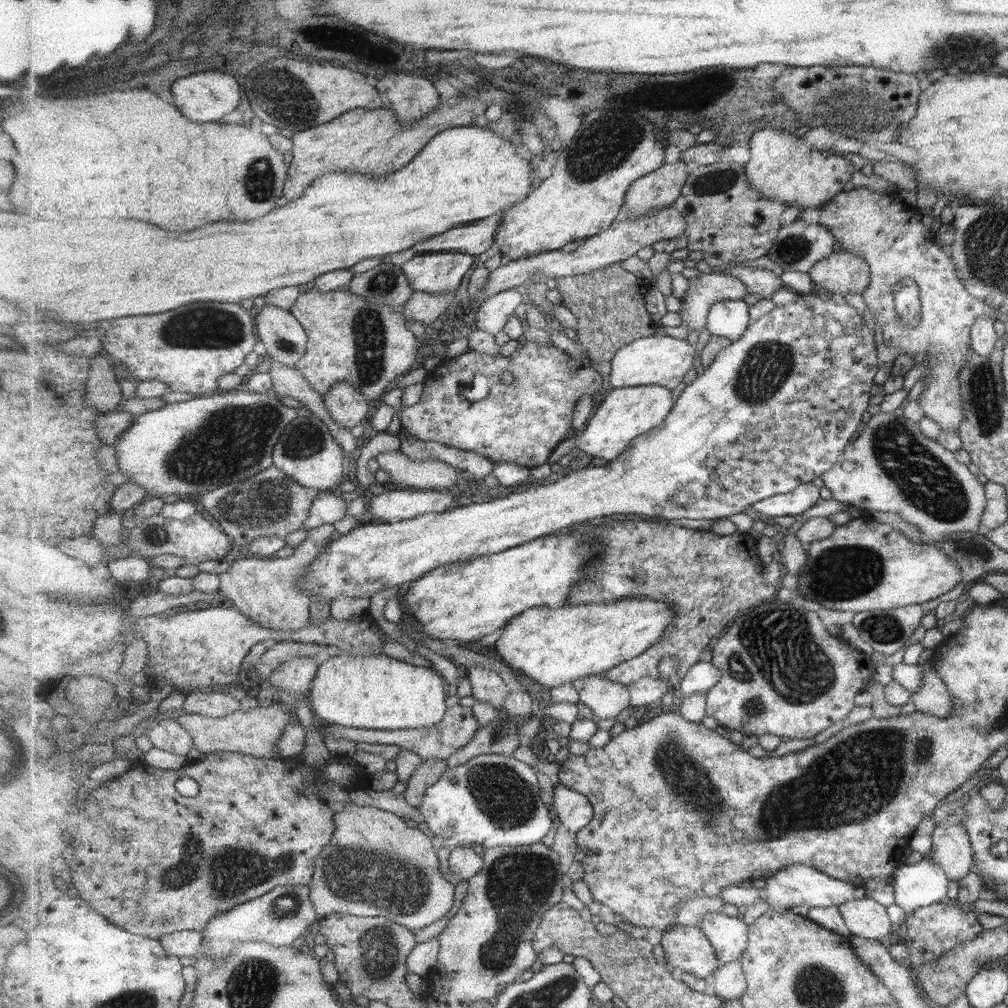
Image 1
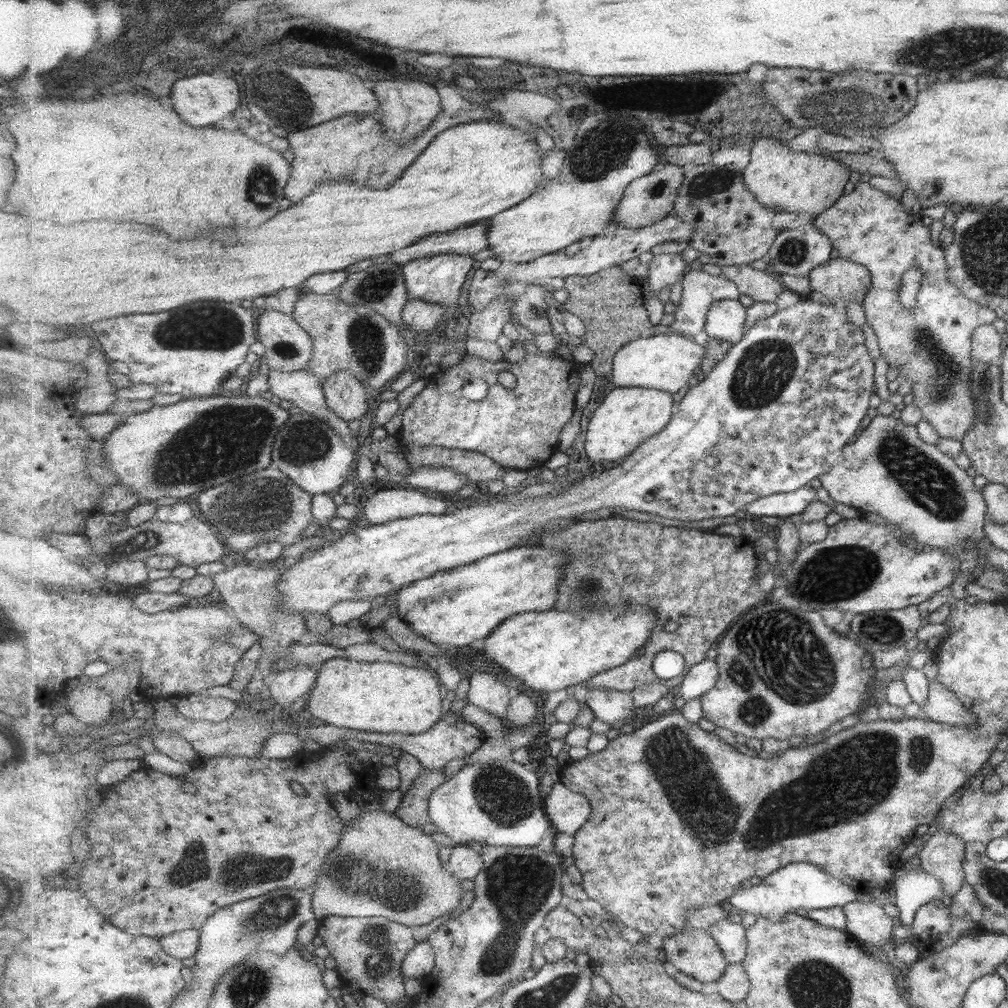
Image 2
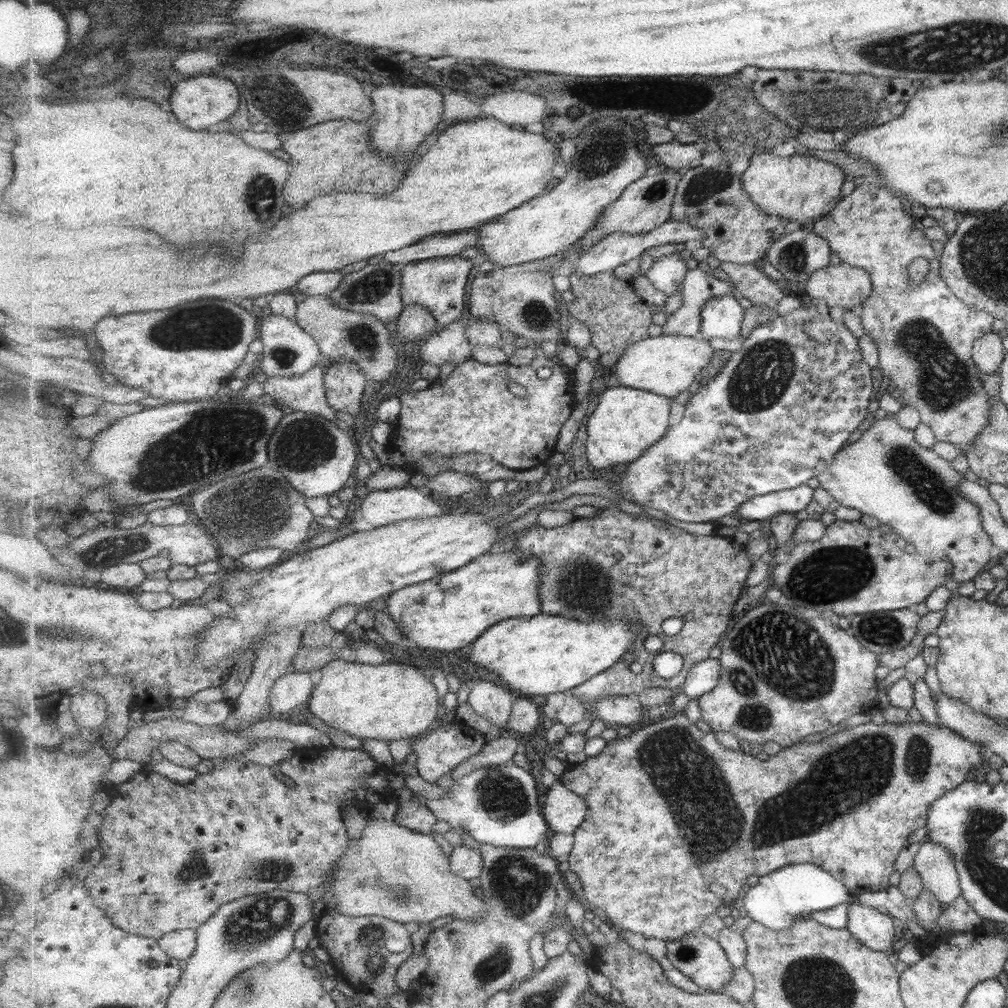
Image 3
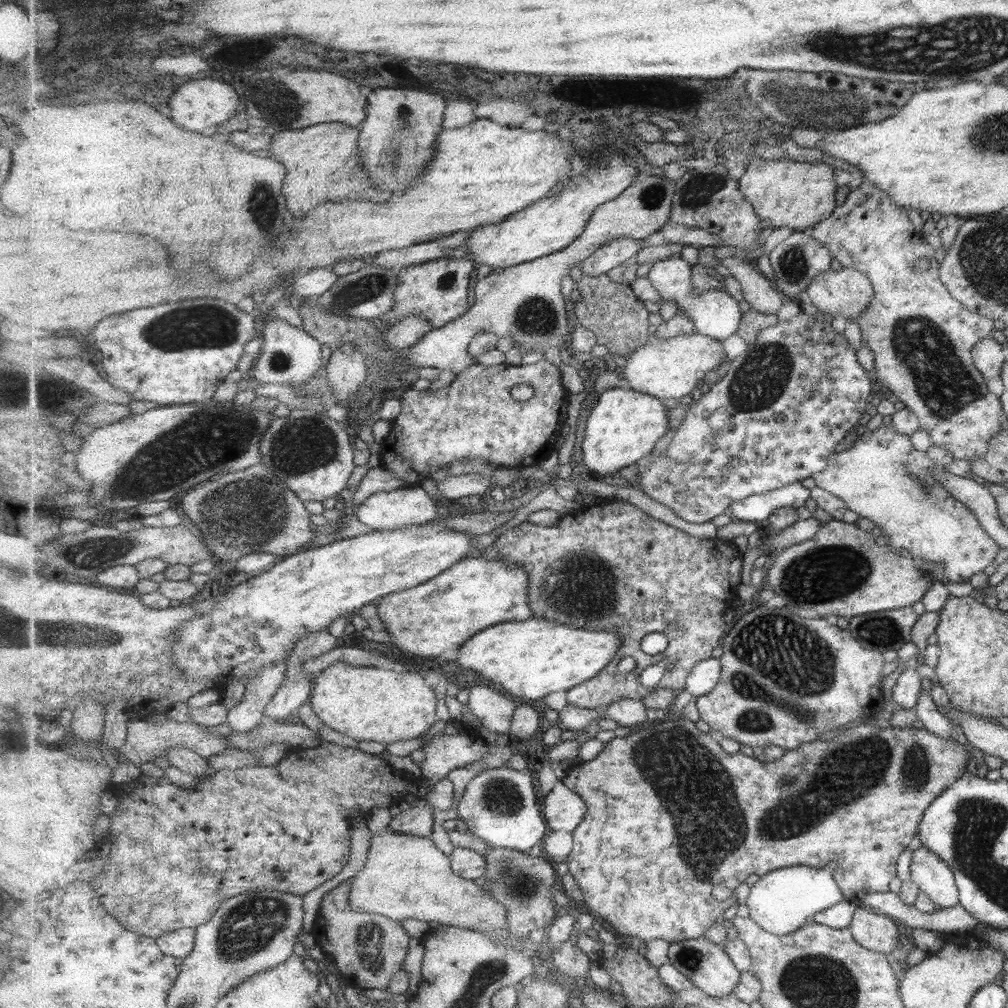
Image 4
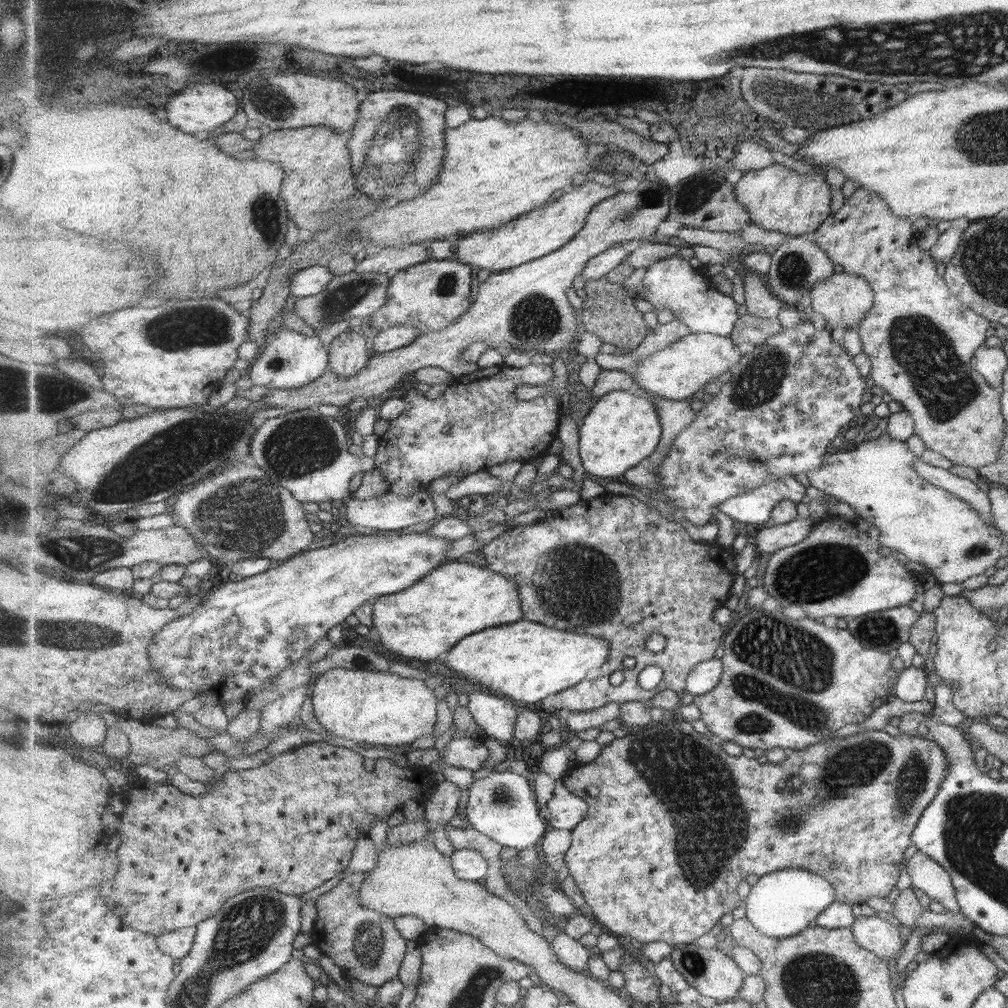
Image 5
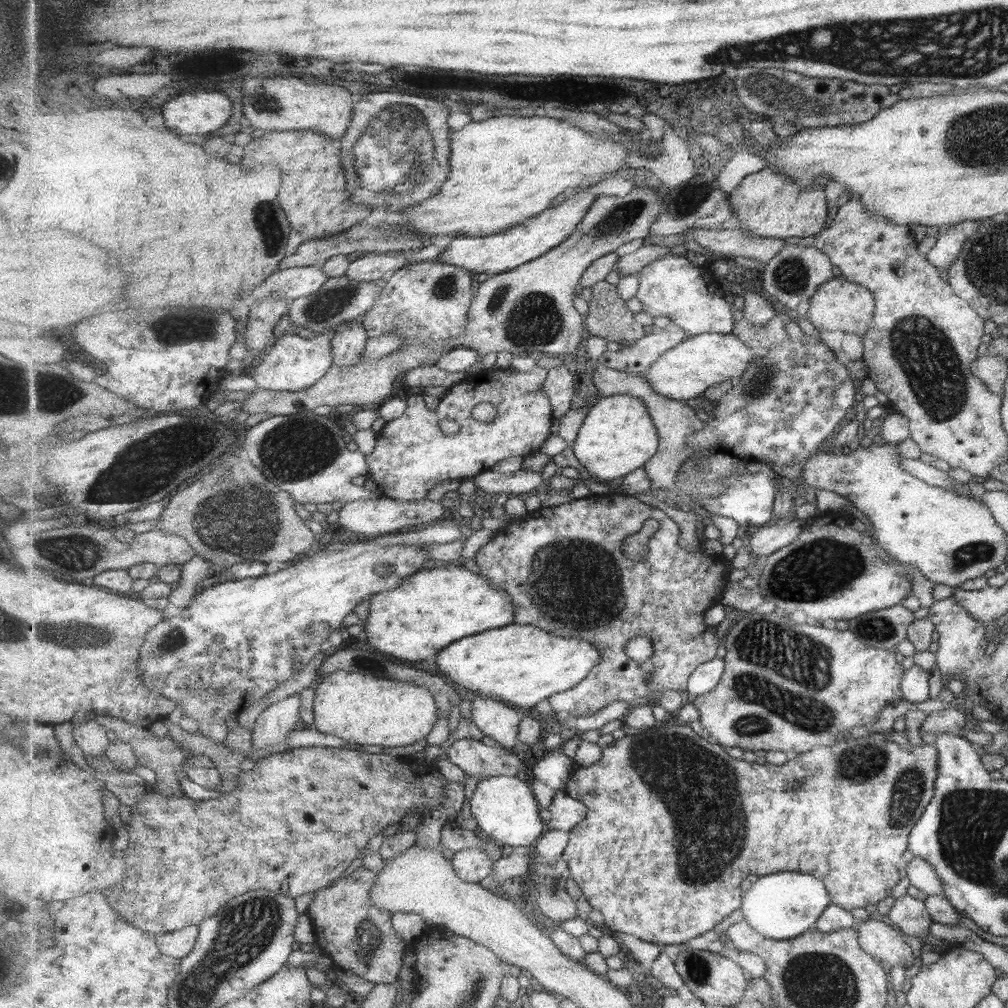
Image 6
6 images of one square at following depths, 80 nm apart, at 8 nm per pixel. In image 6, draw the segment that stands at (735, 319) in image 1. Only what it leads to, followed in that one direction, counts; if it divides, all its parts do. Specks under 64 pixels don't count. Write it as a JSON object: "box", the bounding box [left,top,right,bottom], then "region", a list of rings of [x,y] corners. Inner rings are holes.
{"box":[635,254,735,337],"region":[[[667,254],[661,260],[649,264],[641,273],[635,296],[642,303],[645,312],[655,319],[660,316],[671,318],[673,324],[683,329],[689,337],[706,333],[731,334],[734,332],[735,308],[725,300],[721,290],[711,292],[705,272],[693,266],[685,256]]]}

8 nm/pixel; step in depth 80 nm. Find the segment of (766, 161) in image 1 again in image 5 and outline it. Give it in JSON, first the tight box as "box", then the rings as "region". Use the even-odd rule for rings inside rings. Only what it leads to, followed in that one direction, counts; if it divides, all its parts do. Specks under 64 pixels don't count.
{"box":[736,164,831,237],"region":[[[782,164],[748,172],[736,185],[739,204],[751,213],[751,223],[765,232],[792,237],[811,237],[831,217],[831,190],[823,177],[824,169],[814,168],[807,175],[793,172]]]}

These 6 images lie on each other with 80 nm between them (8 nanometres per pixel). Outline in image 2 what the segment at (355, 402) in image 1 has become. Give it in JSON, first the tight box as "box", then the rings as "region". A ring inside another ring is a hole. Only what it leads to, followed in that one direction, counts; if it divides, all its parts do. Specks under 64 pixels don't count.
{"box":[324,371,368,419],"region":[[[349,371],[331,375],[324,380],[328,405],[343,419],[360,419],[367,410],[368,388]]]}

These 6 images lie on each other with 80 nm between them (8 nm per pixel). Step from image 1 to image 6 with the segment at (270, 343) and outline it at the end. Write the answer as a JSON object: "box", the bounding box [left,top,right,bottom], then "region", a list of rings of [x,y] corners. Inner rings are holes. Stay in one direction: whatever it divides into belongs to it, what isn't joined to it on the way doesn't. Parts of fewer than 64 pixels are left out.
{"box":[252,333,334,392],"region":[[[296,333],[287,334],[271,345],[261,357],[261,363],[252,373],[257,386],[265,390],[299,392],[315,386],[334,365],[333,335],[319,334],[318,338],[306,340]]]}

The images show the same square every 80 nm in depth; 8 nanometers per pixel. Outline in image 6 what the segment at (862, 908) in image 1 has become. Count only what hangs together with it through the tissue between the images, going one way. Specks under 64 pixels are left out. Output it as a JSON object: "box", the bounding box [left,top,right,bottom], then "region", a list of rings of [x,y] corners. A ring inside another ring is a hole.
{"box":[853,919,913,968],"region":[[[867,919],[863,922],[855,922],[853,926],[858,932],[858,943],[865,952],[875,958],[877,962],[890,968],[903,964],[911,967],[913,952],[905,944],[899,932],[885,926],[885,922],[877,922],[877,919]]]}

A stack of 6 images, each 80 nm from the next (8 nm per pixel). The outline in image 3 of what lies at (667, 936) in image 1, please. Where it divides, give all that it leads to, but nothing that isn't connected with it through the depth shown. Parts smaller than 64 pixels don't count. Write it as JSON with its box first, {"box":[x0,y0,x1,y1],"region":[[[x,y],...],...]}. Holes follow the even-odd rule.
{"box":[667,930,736,992],"region":[[[703,930],[679,940],[667,943],[668,958],[685,976],[694,980],[702,989],[712,992],[723,992],[724,988],[734,979],[736,967],[729,960],[722,944],[715,935],[705,934]]]}

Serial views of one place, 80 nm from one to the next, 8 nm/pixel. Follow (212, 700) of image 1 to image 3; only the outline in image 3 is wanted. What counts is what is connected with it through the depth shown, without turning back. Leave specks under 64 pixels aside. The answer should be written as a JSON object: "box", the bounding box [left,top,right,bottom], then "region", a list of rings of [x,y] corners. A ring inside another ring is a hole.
{"box":[167,700,234,725],"region":[[[187,700],[182,710],[167,710],[169,716],[198,725],[221,725],[232,716],[234,706],[232,702],[222,700],[211,704],[201,704],[195,700]]]}

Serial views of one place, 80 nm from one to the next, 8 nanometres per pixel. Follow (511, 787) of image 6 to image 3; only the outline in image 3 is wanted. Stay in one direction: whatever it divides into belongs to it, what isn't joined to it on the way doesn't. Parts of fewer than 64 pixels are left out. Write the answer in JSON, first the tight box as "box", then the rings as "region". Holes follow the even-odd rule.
{"box":[423,763,552,848],"region":[[[513,763],[480,768],[466,774],[447,789],[448,797],[423,799],[437,821],[445,821],[451,830],[465,832],[481,845],[505,848],[535,848],[552,833],[543,807],[539,804],[539,790],[535,778],[526,769]]]}

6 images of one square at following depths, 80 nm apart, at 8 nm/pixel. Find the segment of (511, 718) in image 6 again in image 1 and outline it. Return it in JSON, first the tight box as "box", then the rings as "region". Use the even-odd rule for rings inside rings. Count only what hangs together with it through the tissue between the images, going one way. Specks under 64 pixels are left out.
{"box":[467,668,510,713],"region":[[[471,668],[467,671],[472,684],[471,696],[479,702],[490,703],[500,713],[503,712],[510,694],[505,680],[487,668]]]}

